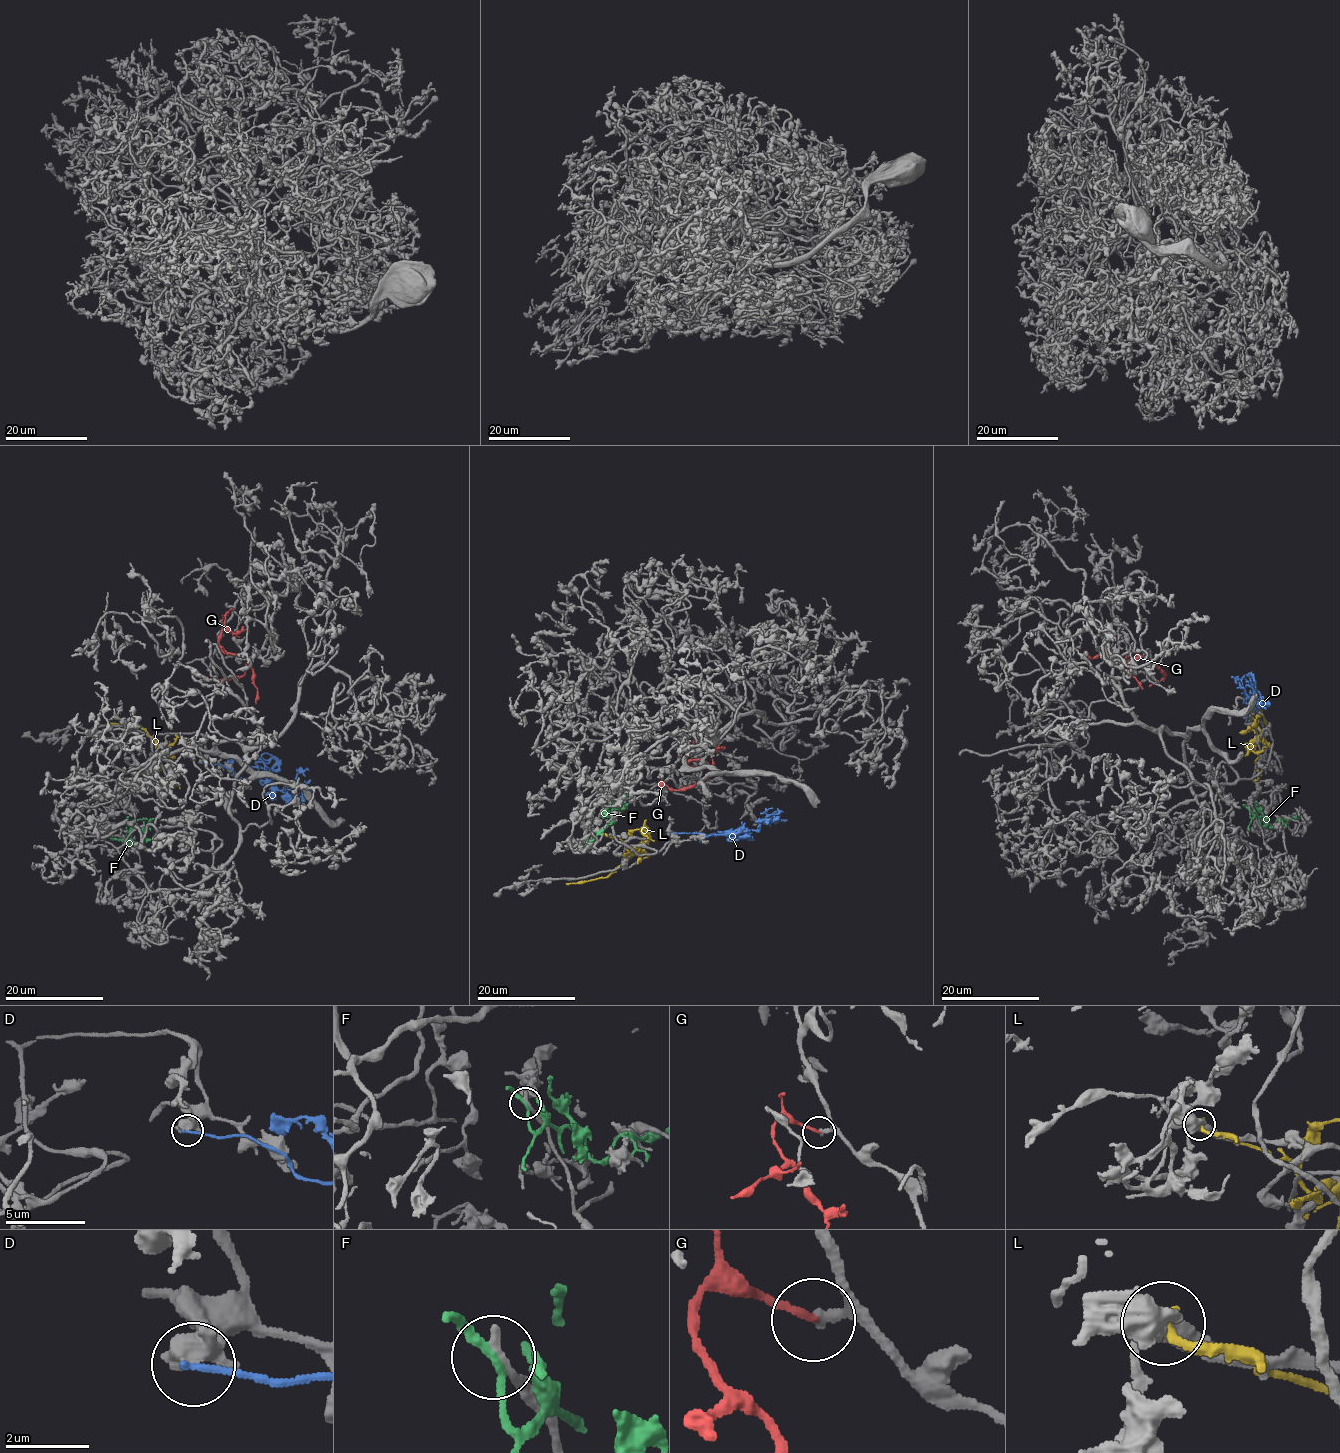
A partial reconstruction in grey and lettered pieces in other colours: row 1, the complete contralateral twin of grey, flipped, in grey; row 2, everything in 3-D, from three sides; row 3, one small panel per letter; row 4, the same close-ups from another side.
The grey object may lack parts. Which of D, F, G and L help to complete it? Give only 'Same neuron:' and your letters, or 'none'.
Same neuron: none

